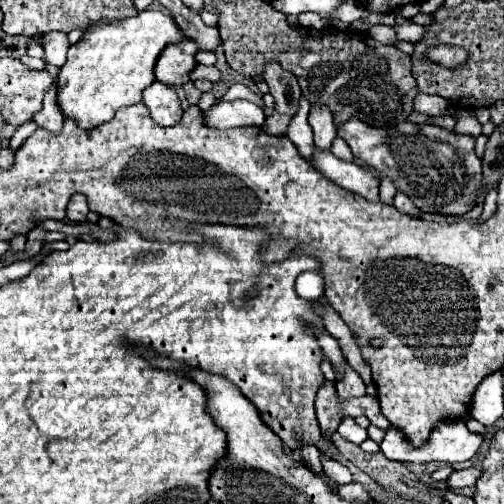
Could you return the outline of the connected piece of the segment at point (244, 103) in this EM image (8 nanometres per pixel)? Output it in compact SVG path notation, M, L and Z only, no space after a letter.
M233 100L233 102L219 102L211 106L205 114L205 126L209 128L237 128L237 126L260 127L265 121L262 108L255 106L249 100Z

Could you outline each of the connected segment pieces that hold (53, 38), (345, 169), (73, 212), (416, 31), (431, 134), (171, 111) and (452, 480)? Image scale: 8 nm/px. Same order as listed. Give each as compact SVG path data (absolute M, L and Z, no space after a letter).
M49 32L41 38L41 46L45 50L45 62L53 66L63 66L69 50L67 34L63 32Z
M315 150L313 166L339 184L341 188L363 196L369 202L379 202L379 180L369 170L357 166L355 162L343 162L335 158L329 150Z
M83 194L71 196L71 200L67 204L67 218L73 222L83 222L87 212L89 212L89 208L87 208L87 200L83 198Z
M399 16L399 22L397 22L395 30L397 30L397 34L399 34L401 40L411 42L411 44L415 44L417 40L421 40L421 38L425 36L425 26L417 26L415 22L405 20L405 18L401 18L401 16Z
M361 120L343 122L337 128L337 134L349 144L355 158L365 162L367 166L385 172L399 192L405 192L419 210L439 212L439 214L465 214L473 206L473 192L481 186L481 160L475 156L475 138L469 134L457 134L455 130L447 130L433 124L413 124L405 122L393 128L373 128L363 124Z
M159 80L143 92L143 104L149 108L151 118L161 126L173 126L181 120L183 110L177 94Z
M467 468L467 470L459 470L459 472L455 470L455 472L447 478L447 488L449 488L449 490L457 490L457 488L473 486L479 476L481 476L481 468Z

